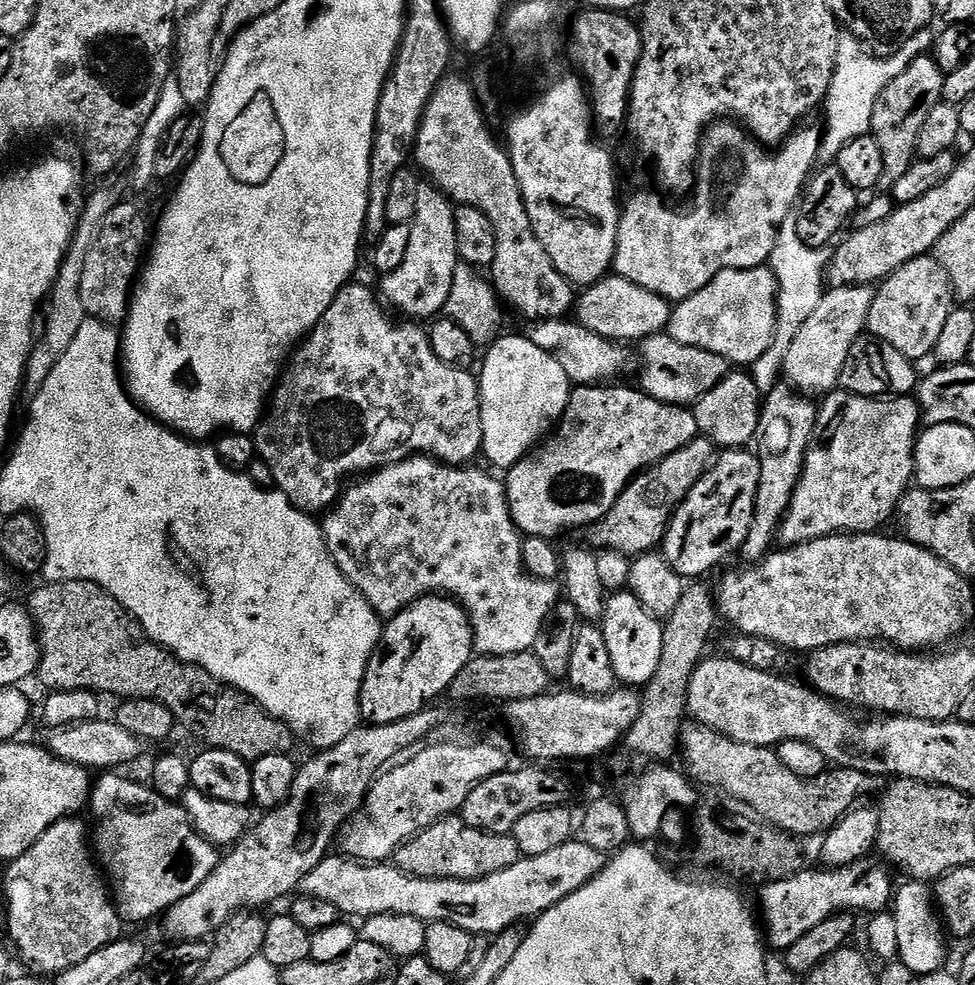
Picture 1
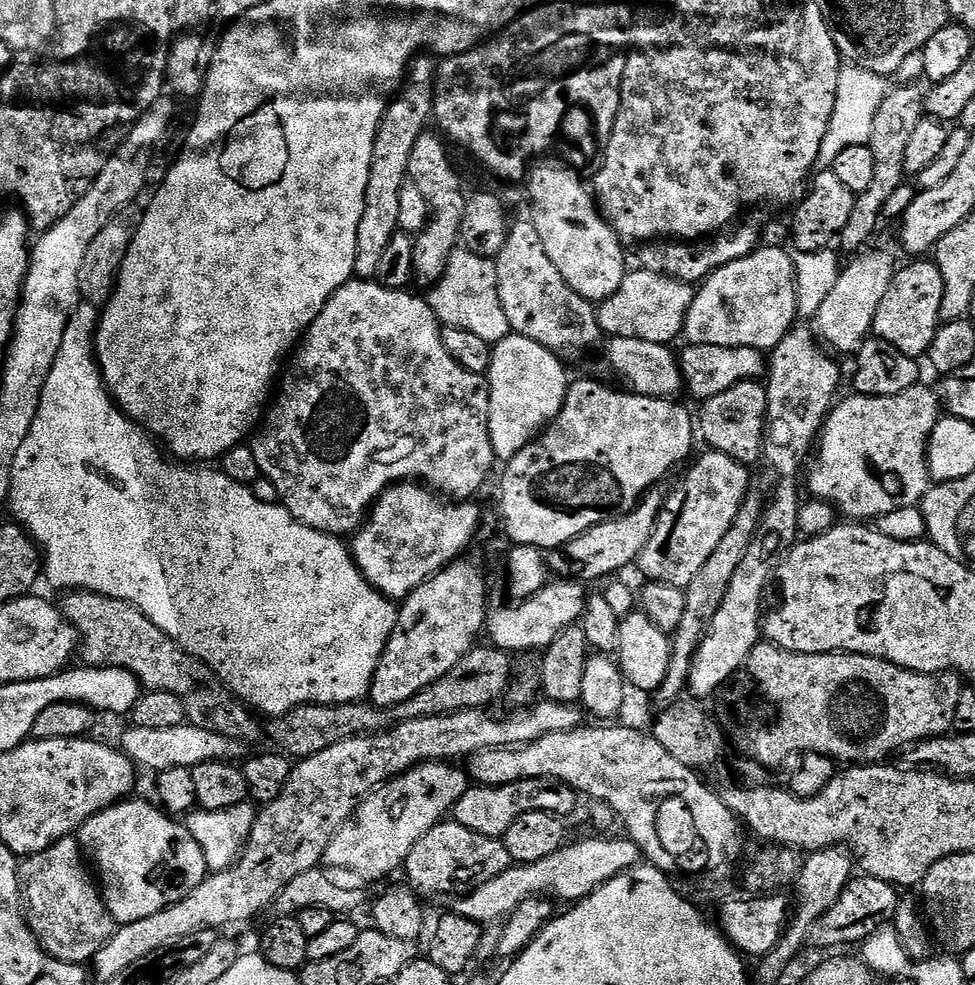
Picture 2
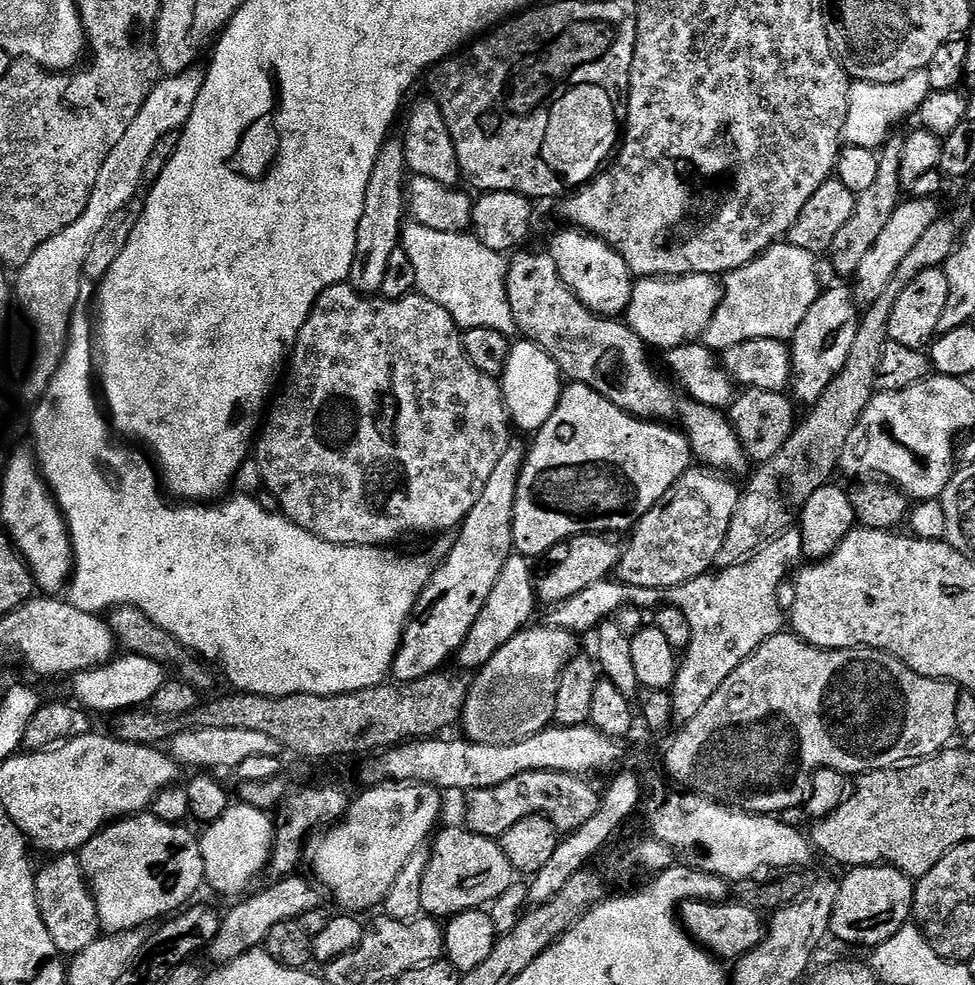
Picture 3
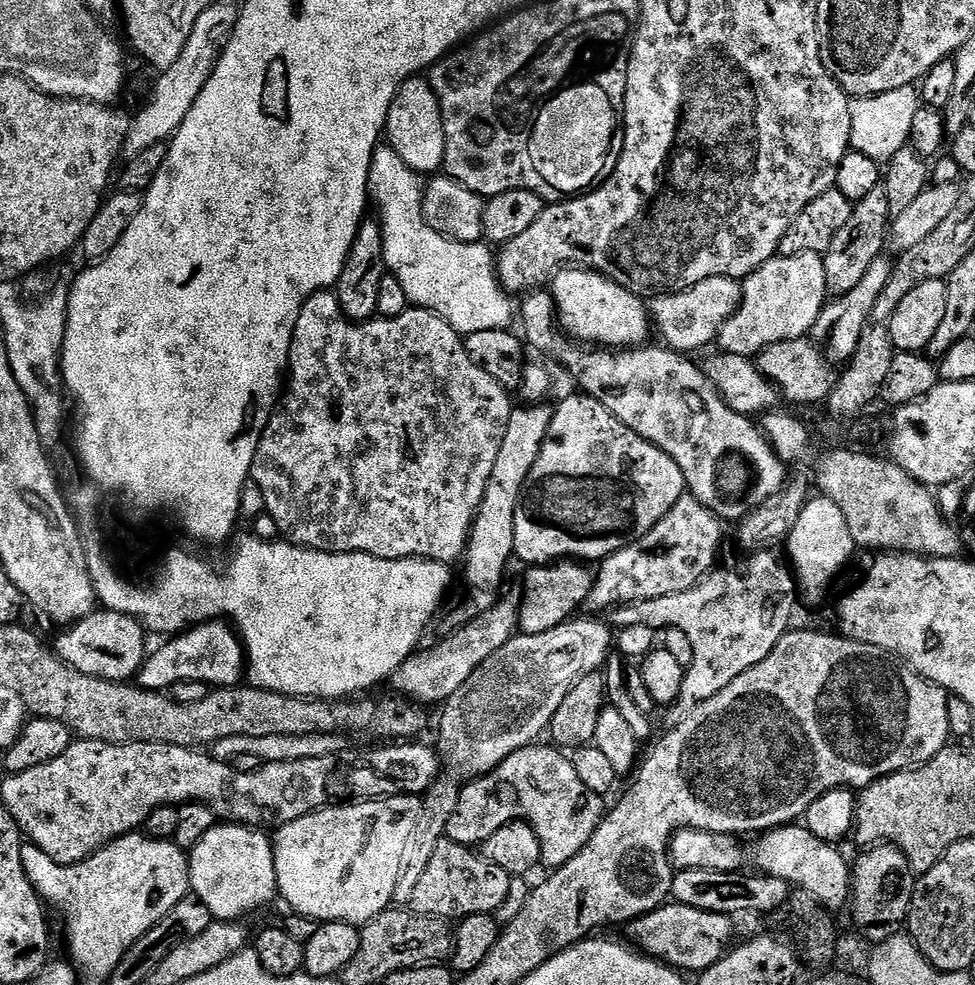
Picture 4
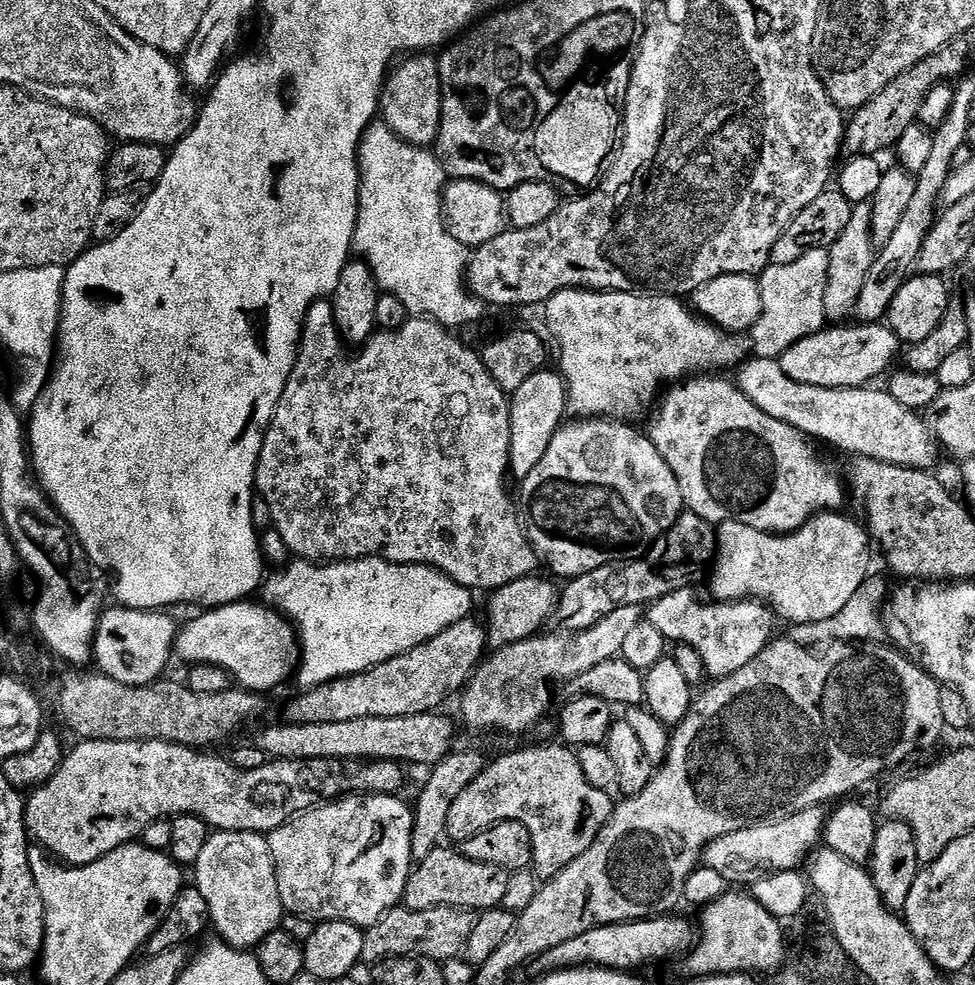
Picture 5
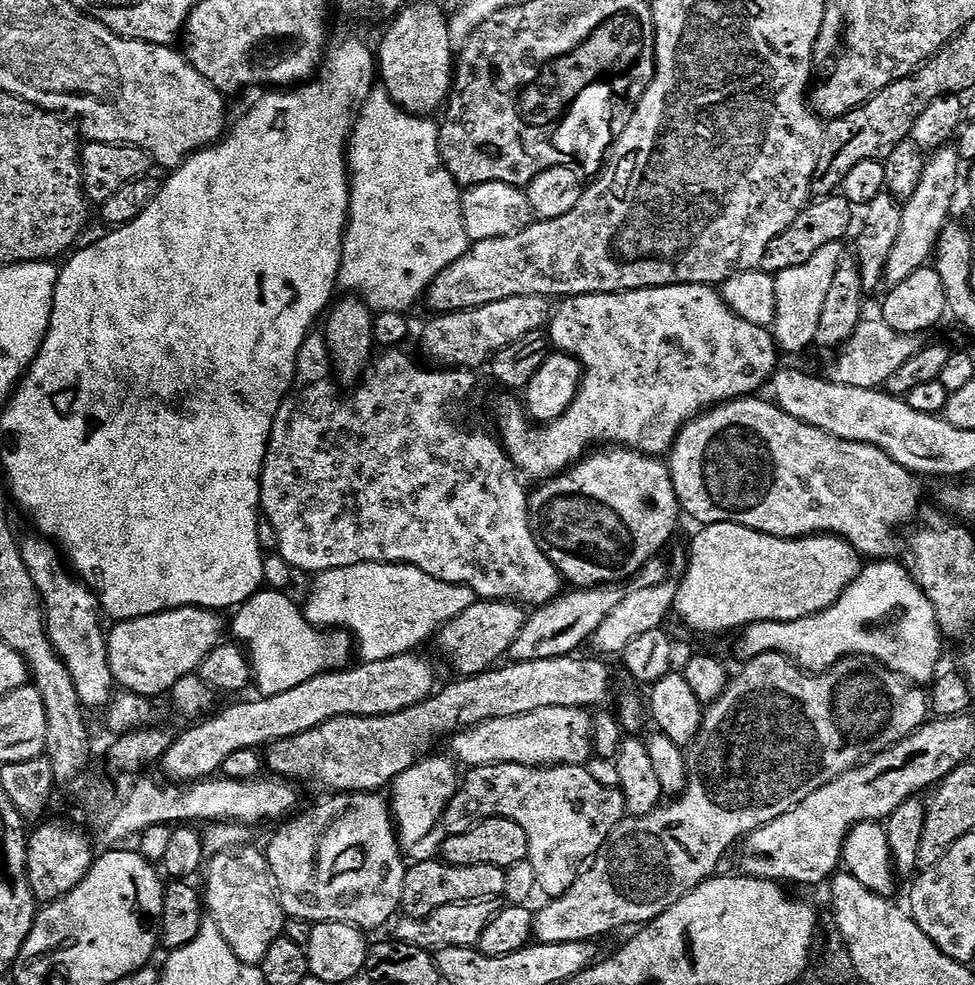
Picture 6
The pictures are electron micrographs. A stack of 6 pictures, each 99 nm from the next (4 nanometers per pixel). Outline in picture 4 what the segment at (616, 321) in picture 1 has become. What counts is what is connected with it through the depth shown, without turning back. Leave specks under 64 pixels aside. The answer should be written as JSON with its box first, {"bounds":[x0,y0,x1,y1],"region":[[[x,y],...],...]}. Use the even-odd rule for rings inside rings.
{"bounds":[650,278,742,354],"region":[[[706,278],[706,282],[698,282],[698,286],[688,288],[685,292],[671,292],[665,296],[655,297],[650,304],[650,320],[660,331],[665,345],[674,352],[696,354],[699,348],[715,341],[720,335],[720,328],[740,305],[742,295],[741,281],[722,278]]]}

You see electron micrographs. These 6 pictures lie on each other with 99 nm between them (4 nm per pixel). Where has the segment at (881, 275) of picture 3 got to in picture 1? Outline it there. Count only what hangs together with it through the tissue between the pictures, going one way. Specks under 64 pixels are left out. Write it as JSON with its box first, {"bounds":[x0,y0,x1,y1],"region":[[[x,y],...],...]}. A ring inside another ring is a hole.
{"bounds":[783,284,873,398],"region":[[[862,284],[829,287],[825,291],[818,308],[798,331],[786,353],[783,375],[801,393],[820,398],[839,385],[842,366],[846,366],[846,358],[850,358],[850,346],[854,346],[859,336],[865,335],[873,295],[873,289]]]}

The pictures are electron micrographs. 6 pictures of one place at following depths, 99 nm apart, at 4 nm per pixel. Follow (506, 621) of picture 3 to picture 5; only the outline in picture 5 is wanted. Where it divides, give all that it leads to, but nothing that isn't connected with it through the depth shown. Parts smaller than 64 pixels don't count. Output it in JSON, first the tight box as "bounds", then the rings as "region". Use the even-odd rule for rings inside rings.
{"bounds":[288,618,488,724],"region":[[[469,618],[442,630],[442,634],[419,644],[408,651],[398,654],[398,658],[390,658],[378,666],[317,688],[301,691],[288,704],[289,724],[313,724],[314,722],[354,722],[354,718],[402,718],[410,714],[423,712],[436,712],[439,704],[444,704],[452,695],[463,689],[464,685],[472,679],[482,657],[486,652],[488,634],[483,623],[476,618]]]}

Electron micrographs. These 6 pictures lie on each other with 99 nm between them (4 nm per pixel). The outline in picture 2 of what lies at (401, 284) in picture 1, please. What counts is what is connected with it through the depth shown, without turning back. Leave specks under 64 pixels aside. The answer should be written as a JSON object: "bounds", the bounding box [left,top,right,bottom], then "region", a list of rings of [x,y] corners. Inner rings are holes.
{"bounds":[408,131,466,286],"region":[[[424,131],[418,142],[414,142],[414,150],[410,150],[408,167],[408,180],[412,181],[418,192],[422,194],[430,213],[428,223],[415,237],[413,246],[414,280],[417,285],[420,283],[425,286],[436,284],[444,277],[448,259],[457,251],[460,244],[460,223],[464,217],[466,203],[466,191],[464,192],[463,186],[460,185],[456,168],[448,157],[449,145],[435,131],[433,132]]]}

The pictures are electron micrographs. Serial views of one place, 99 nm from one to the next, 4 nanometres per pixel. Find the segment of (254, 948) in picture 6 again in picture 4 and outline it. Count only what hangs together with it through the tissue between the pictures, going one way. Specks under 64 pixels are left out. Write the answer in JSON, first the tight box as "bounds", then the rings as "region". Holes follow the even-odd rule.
{"bounds":[188,823,277,921],"region":[[[217,823],[190,849],[188,882],[191,891],[210,910],[213,920],[243,921],[277,899],[273,841],[263,831],[242,824]]]}

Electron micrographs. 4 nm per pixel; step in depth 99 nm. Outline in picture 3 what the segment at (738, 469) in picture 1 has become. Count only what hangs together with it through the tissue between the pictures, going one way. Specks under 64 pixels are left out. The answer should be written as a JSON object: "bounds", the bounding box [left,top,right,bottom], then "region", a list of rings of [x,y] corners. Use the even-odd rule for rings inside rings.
{"bounds":[614,466,742,588],"region":[[[692,466],[689,467],[687,472],[682,474],[682,478],[678,478],[678,482],[674,482],[674,486],[670,486],[670,490],[666,490],[666,494],[662,494],[662,498],[655,504],[653,508],[644,515],[638,523],[634,531],[631,533],[628,548],[626,547],[621,551],[620,561],[616,563],[614,569],[614,576],[617,581],[621,584],[628,584],[632,588],[677,588],[680,584],[685,584],[688,580],[693,580],[699,576],[704,576],[707,573],[707,568],[710,569],[715,565],[716,559],[718,558],[718,550],[722,550],[722,542],[726,538],[726,530],[730,526],[730,518],[734,514],[734,510],[738,506],[740,497],[742,495],[739,487],[735,488],[728,480],[723,480],[721,473],[716,470],[709,470],[703,466]]]}

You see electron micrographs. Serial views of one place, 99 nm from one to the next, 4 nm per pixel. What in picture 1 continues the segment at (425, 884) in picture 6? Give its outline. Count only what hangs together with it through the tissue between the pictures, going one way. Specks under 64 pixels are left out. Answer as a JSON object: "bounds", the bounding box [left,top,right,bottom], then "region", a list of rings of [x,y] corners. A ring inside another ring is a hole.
{"bounds":[394,814,521,880],"region":[[[453,814],[434,822],[429,828],[401,844],[394,863],[406,874],[418,878],[477,880],[490,874],[498,874],[498,870],[506,870],[506,866],[514,866],[514,862],[521,859],[518,842],[514,842],[511,834],[495,836],[492,832],[483,832],[474,826],[466,826],[459,815]]]}

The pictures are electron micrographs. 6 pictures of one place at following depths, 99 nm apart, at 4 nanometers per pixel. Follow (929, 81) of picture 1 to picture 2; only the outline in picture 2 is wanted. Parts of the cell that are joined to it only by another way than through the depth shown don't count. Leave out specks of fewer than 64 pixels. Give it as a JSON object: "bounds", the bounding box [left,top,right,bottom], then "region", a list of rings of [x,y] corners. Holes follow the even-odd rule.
{"bounds":[838,82,926,254],"region":[[[908,82],[903,86],[905,88],[893,87],[889,91],[882,106],[878,108],[877,117],[874,118],[870,145],[874,154],[874,182],[870,182],[865,192],[857,195],[854,214],[850,214],[850,222],[846,222],[846,230],[842,230],[838,241],[839,247],[844,247],[846,251],[852,252],[851,254],[859,253],[865,247],[863,244],[875,234],[876,227],[882,224],[884,207],[888,200],[894,194],[894,190],[898,190],[898,186],[905,183],[906,146],[910,143],[918,122],[926,119],[925,89],[920,89],[921,85],[916,82]]]}

